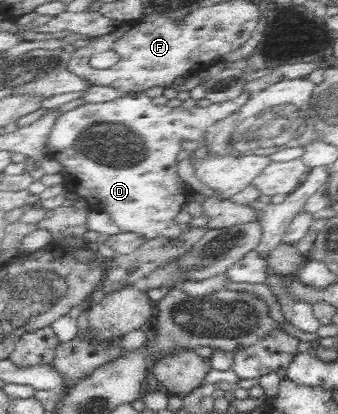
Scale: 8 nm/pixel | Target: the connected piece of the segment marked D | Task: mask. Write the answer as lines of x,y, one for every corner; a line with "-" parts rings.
130,92
114,101
104,101
104,103
87,103
64,112
54,121
47,144
48,156
58,160
63,171
74,175
75,196
87,201
87,209
108,212
120,231
135,233
145,237
145,241
152,241
156,237
177,238
186,232
190,225
176,222
176,215
186,203
186,196
194,193
187,183
184,181
180,183
182,179
178,176
180,158
177,157
182,155
182,143
195,141
198,144
210,125
226,119
230,113
242,107
248,101
248,97
250,95
242,93
239,97
221,103
214,103
208,107
196,105
191,109
160,105
147,97
144,92

